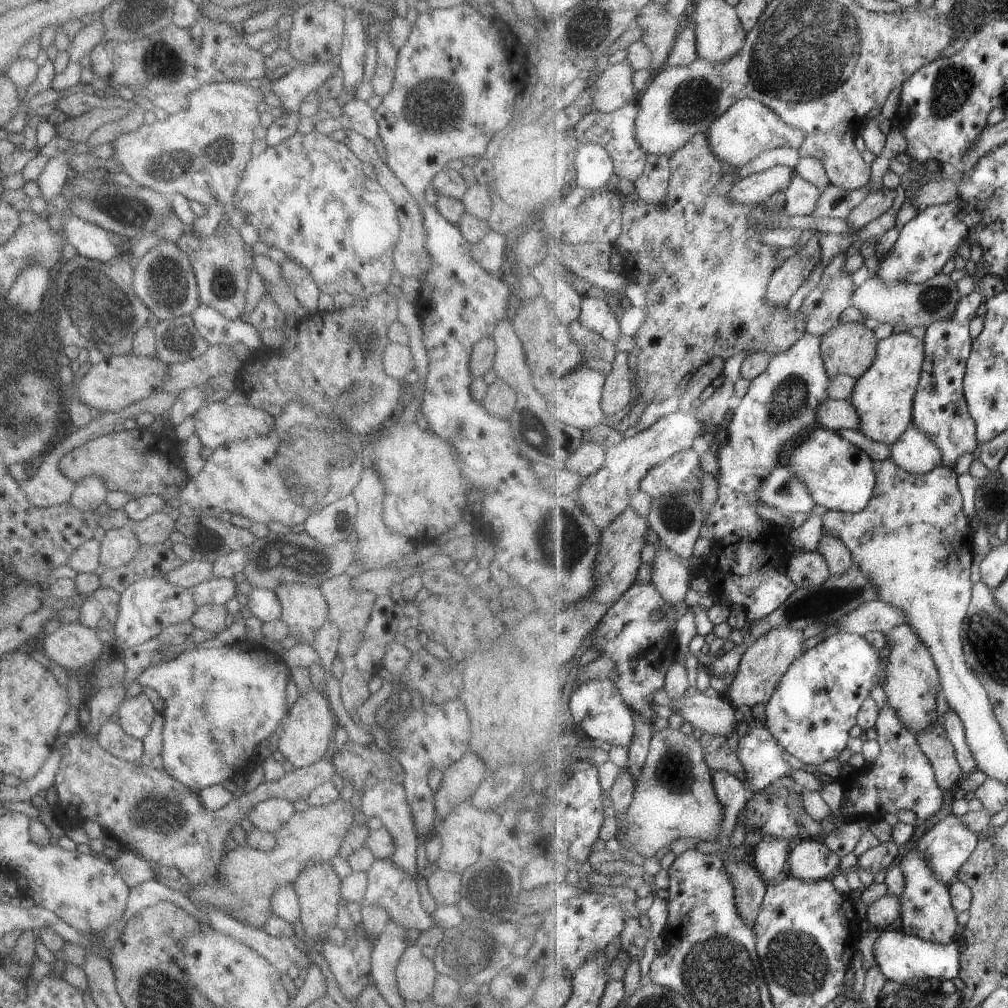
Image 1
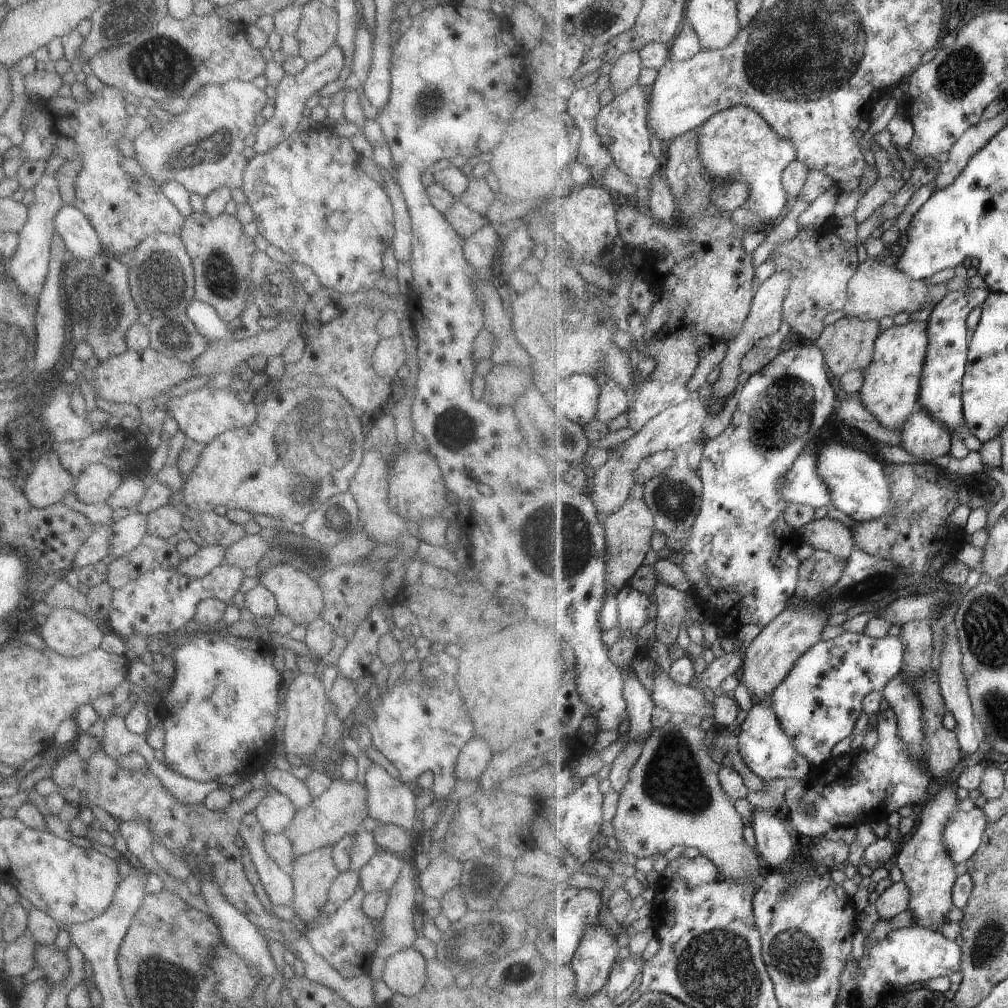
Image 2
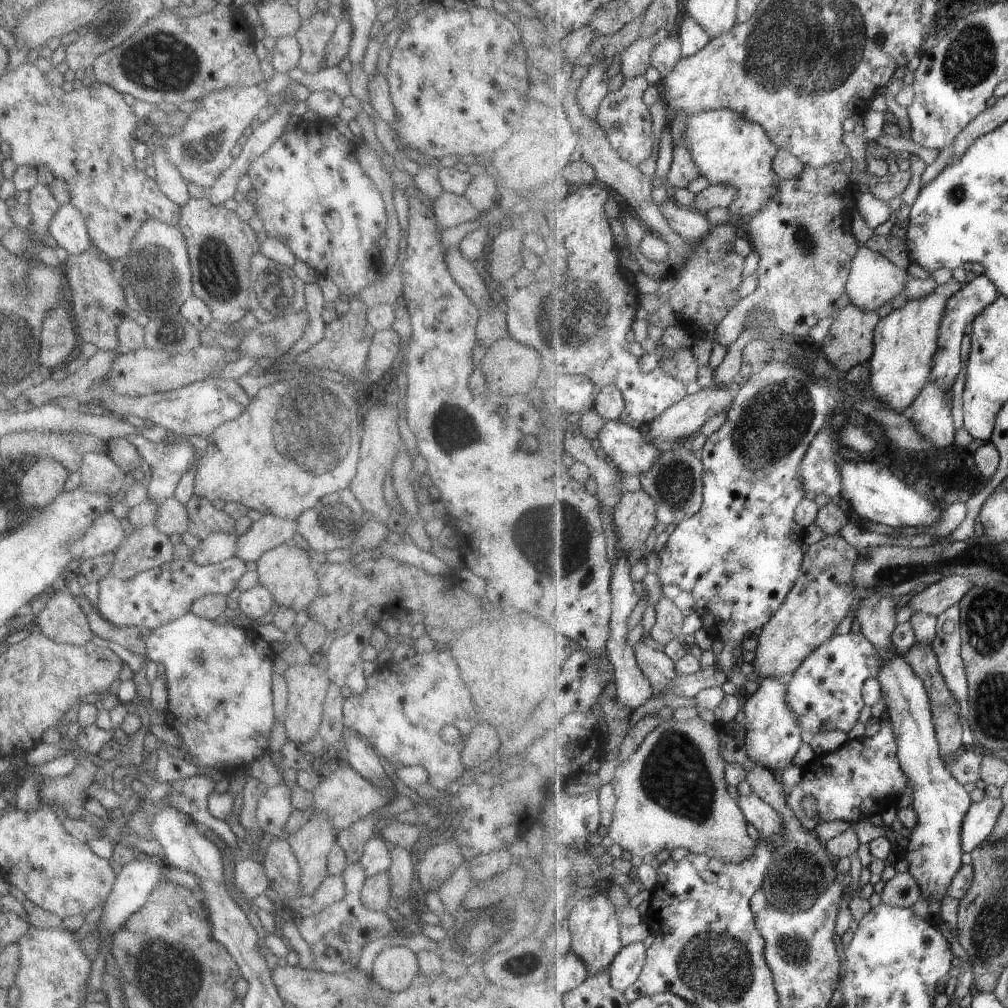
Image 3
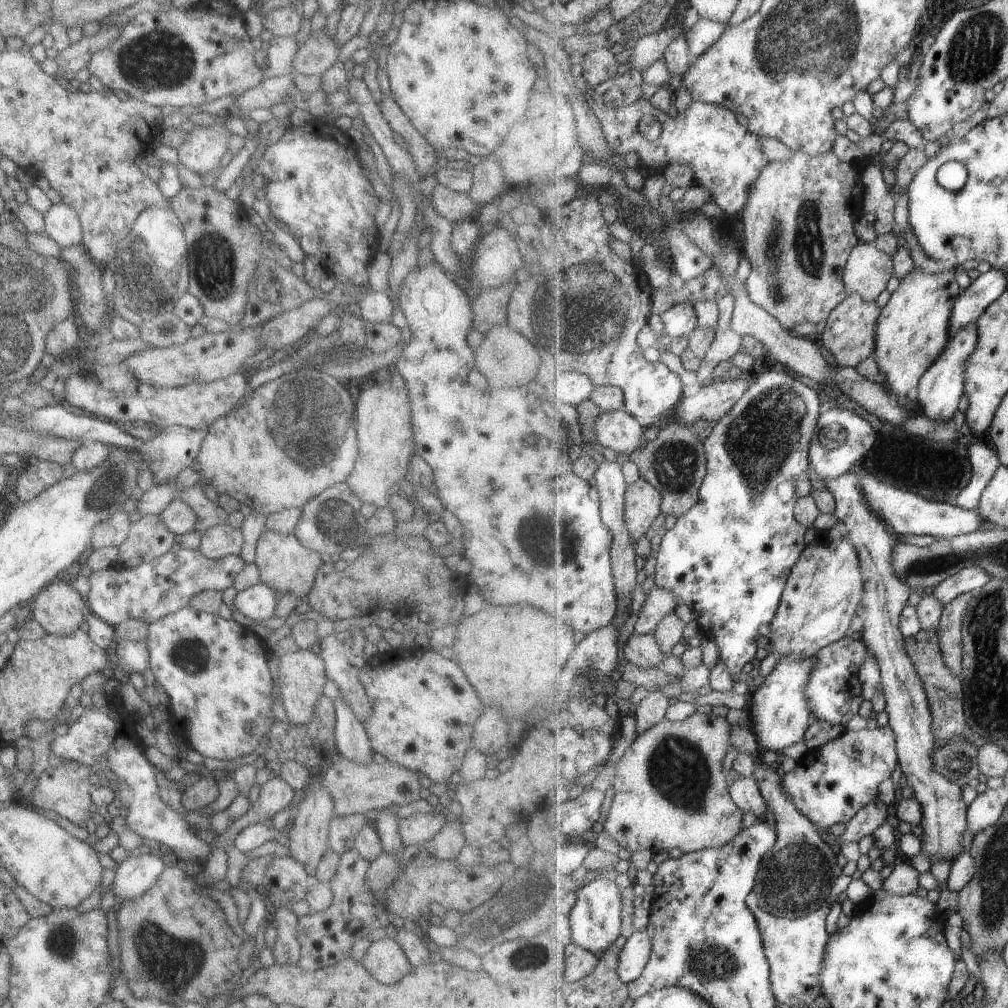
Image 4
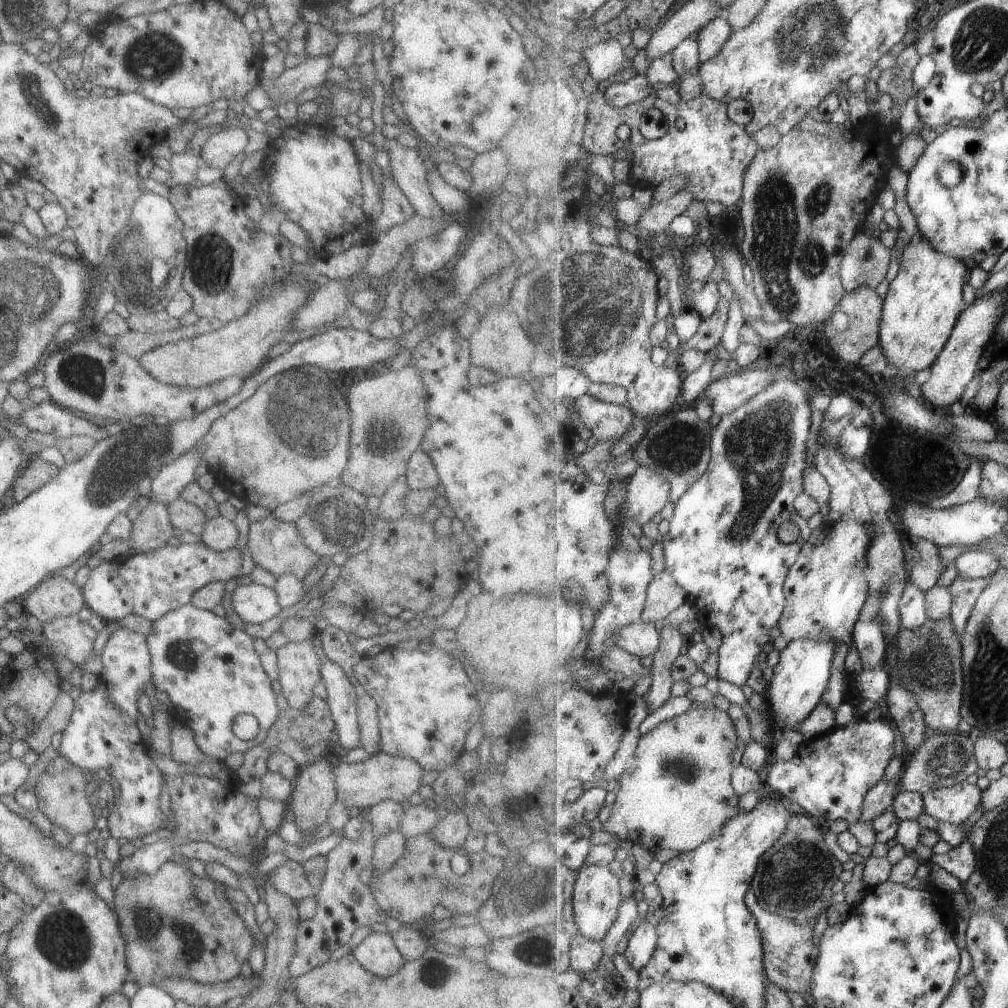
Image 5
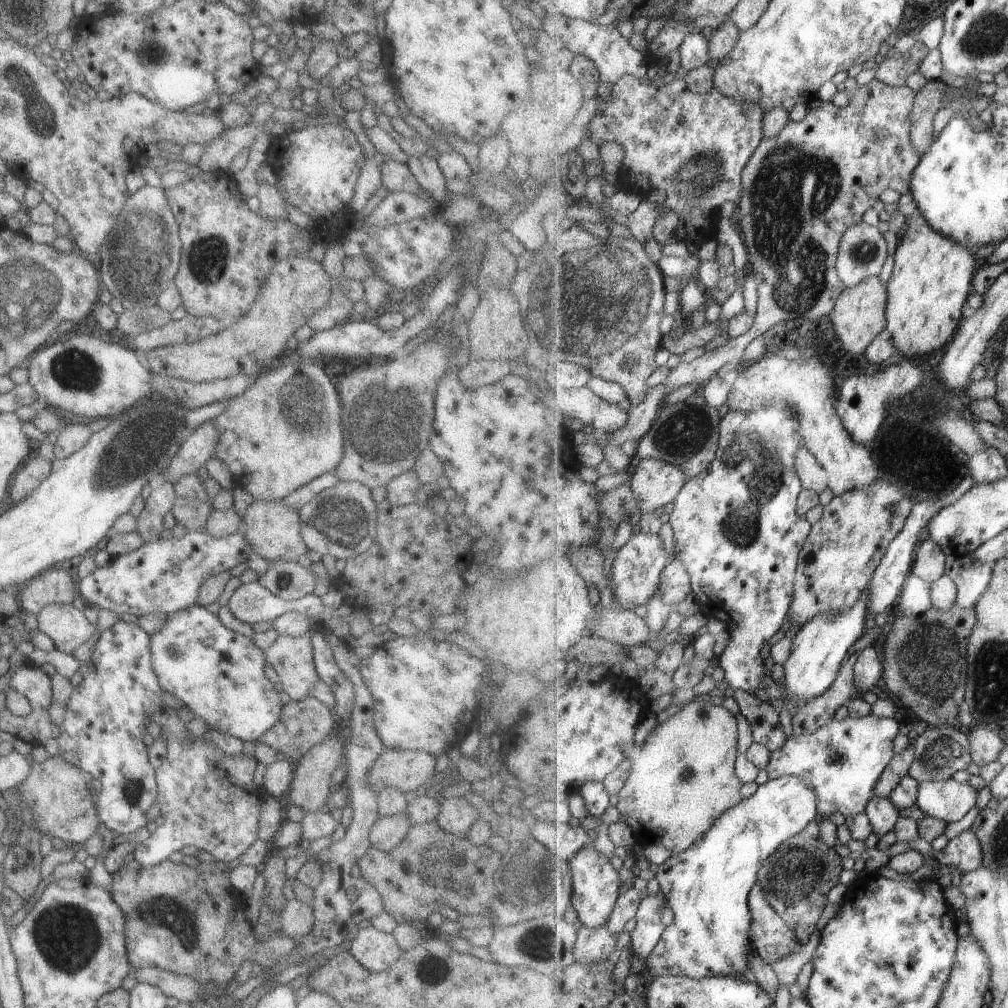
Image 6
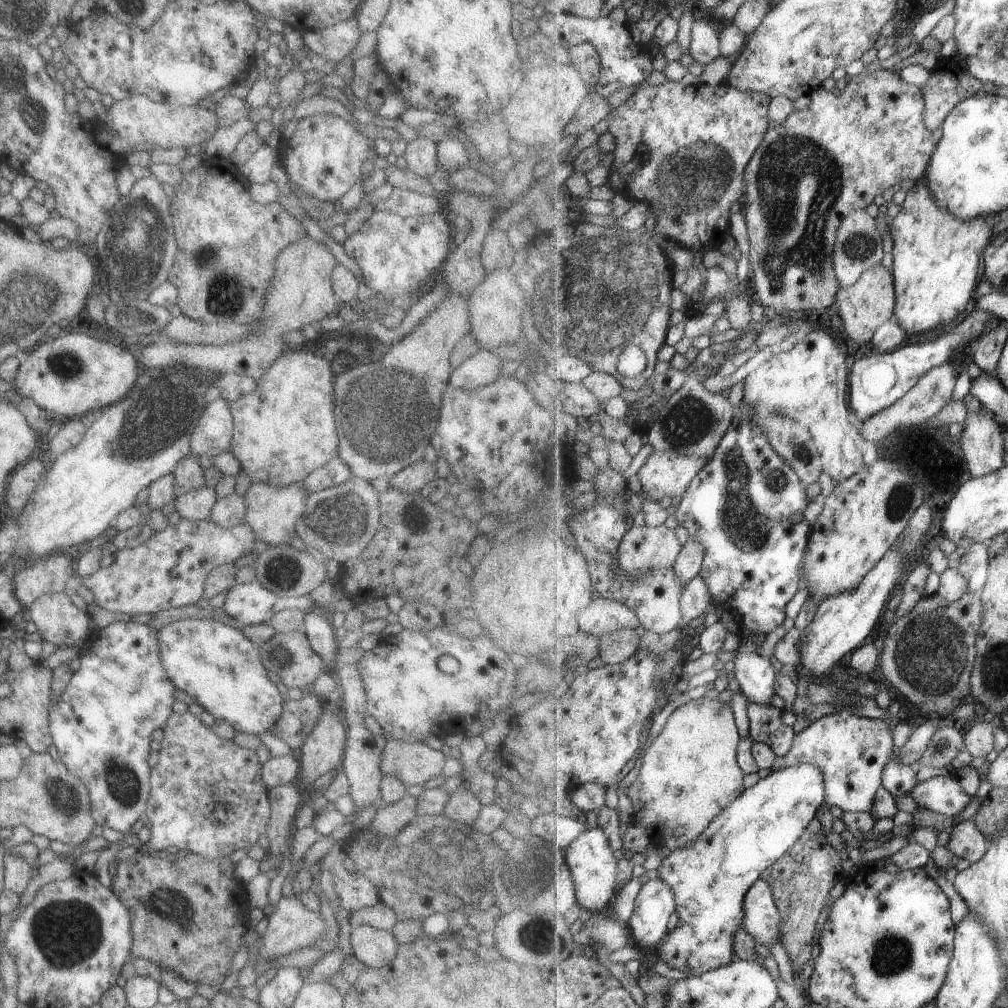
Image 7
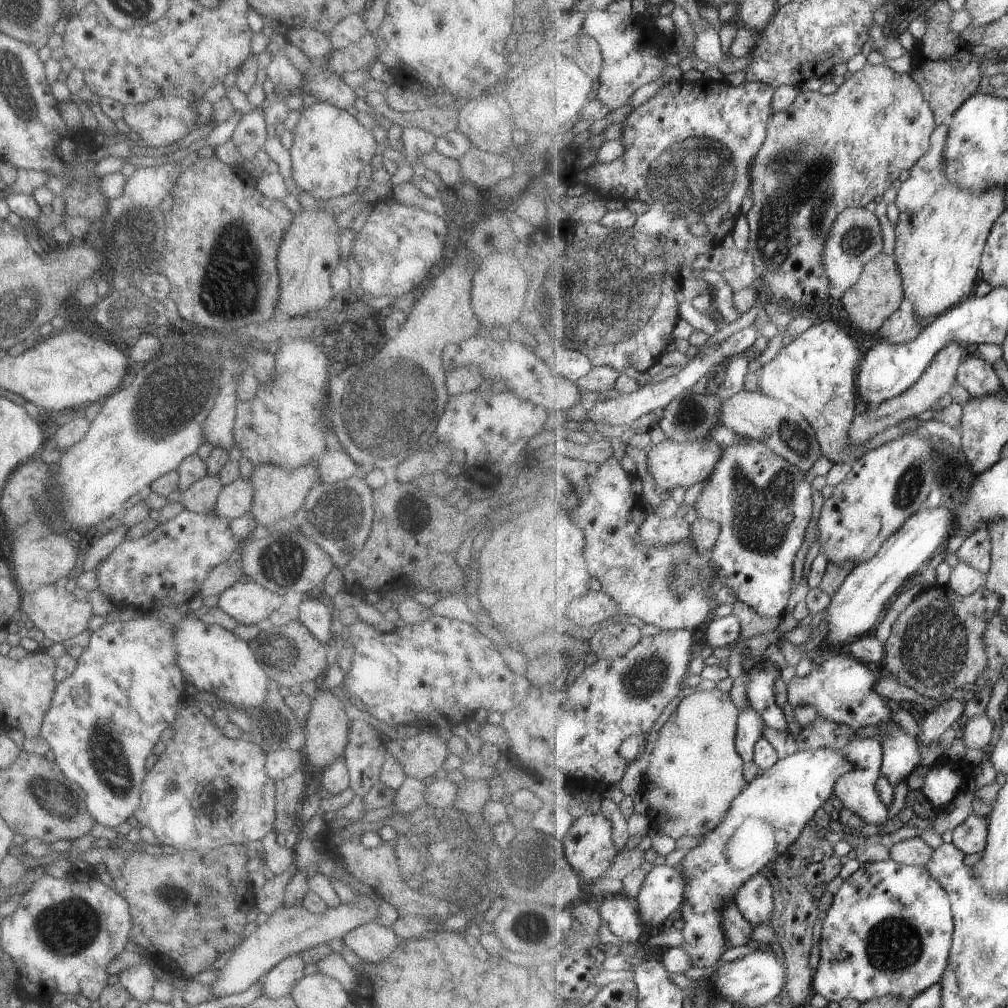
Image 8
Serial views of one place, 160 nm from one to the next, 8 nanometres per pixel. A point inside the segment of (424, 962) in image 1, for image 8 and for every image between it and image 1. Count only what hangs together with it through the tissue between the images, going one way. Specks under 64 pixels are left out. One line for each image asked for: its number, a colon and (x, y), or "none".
2: (403, 972)
3: (394, 968)
4: (383, 960)
5: (376, 954)
6: (374, 950)
7: (373, 948)
8: (370, 942)

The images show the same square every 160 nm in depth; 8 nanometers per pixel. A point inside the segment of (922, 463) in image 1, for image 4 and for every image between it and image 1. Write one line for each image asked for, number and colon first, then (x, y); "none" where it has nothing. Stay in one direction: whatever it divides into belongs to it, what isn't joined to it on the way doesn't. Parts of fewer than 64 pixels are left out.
2: (924, 437)
3: (931, 415)
4: (939, 393)

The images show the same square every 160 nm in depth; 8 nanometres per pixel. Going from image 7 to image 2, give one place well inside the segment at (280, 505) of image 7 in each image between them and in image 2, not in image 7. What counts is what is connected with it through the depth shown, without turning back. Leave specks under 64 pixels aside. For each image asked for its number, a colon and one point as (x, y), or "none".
2: (297, 596)
3: (287, 572)
4: (283, 565)
5: (275, 546)
6: (272, 530)

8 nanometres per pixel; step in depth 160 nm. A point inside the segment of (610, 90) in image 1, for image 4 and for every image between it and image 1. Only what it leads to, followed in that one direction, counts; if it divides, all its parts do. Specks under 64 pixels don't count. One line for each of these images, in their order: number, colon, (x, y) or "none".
2: (626, 71)
3: (635, 60)
4: (649, 49)

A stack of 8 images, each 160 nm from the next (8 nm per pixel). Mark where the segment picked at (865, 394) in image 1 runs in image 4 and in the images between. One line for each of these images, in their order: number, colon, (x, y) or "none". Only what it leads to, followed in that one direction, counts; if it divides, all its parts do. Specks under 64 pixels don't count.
2: (891, 391)
3: (905, 342)
4: (913, 330)

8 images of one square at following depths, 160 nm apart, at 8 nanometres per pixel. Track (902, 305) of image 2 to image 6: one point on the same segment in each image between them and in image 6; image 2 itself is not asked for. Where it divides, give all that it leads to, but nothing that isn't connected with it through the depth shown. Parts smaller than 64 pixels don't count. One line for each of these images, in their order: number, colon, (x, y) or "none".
3: (874, 280)
4: (869, 269)
5: (866, 263)
6: (863, 251)

